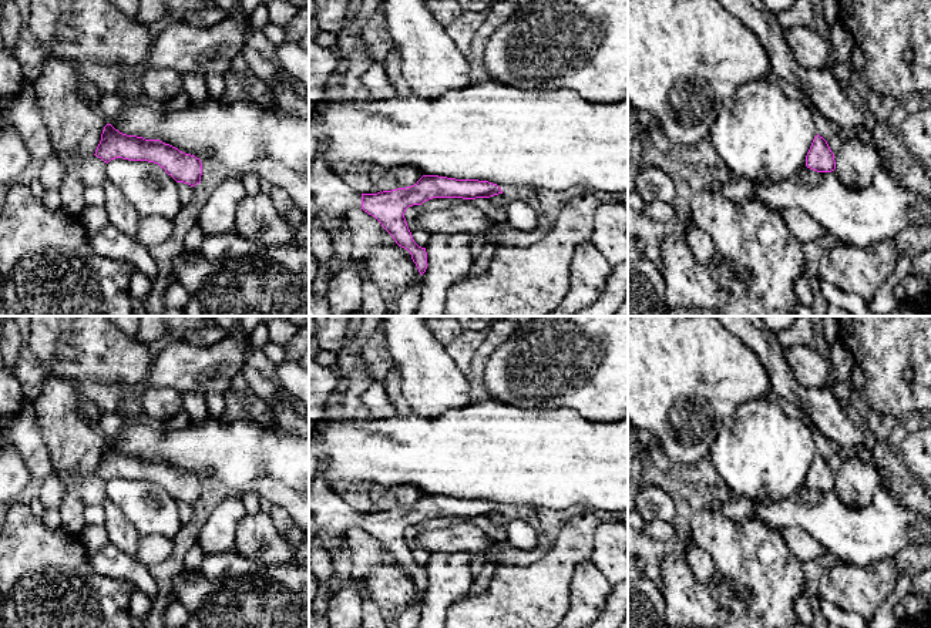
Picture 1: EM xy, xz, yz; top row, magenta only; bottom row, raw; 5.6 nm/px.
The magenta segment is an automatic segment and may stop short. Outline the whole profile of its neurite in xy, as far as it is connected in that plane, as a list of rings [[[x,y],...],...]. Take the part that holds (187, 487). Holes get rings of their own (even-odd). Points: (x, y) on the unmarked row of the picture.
[[[111,443],[104,446],[94,474],[107,483],[115,477],[154,481],[164,487],[177,501],[191,506],[201,501],[202,481],[195,474],[185,473],[159,459],[122,453]]]

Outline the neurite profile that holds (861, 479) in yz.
[[[860,457],[843,460],[841,467],[834,473],[836,494],[850,507],[868,506],[874,491],[880,487],[880,478],[871,463]]]

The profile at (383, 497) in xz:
[[[372,484],[370,500],[379,510],[391,510],[417,503],[423,493],[416,487],[380,487]]]

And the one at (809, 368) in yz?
[[[794,346],[784,350],[784,359],[800,386],[807,389],[823,389],[829,375],[824,357],[813,347]]]

